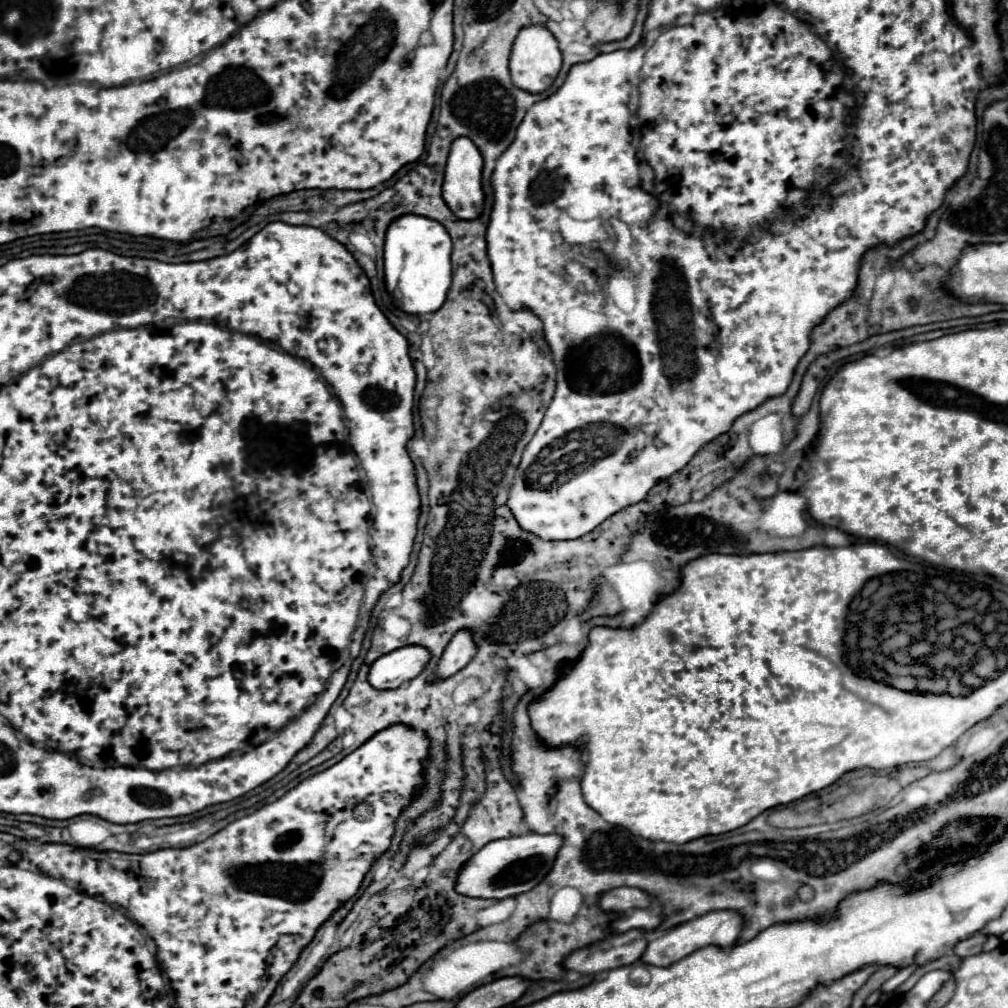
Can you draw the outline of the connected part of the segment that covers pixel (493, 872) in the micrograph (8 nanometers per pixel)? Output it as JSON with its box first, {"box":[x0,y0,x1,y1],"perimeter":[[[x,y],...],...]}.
{"box":[457,833,563,899],"perimeter":[[[527,833],[519,837],[491,841],[489,845],[485,845],[485,849],[475,853],[461,867],[461,873],[457,877],[457,891],[467,897],[483,897],[483,899],[507,899],[527,893],[549,875],[561,847],[563,847],[561,835],[541,835],[541,833]]]}

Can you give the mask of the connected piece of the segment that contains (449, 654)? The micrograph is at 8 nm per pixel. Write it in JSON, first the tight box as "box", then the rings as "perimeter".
{"box":[435,629,477,679],"perimeter":[[[471,629],[457,631],[453,635],[453,639],[449,641],[449,645],[447,645],[439,665],[437,665],[435,677],[437,679],[445,679],[445,677],[455,675],[459,669],[463,669],[473,659],[475,653],[477,653],[477,645],[473,641]]]}

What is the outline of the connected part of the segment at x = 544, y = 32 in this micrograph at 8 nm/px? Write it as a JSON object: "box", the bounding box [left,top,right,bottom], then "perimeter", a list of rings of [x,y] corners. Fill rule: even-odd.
{"box":[509,25,561,93],"perimeter":[[[545,25],[523,27],[513,43],[509,69],[511,69],[513,83],[519,89],[525,89],[529,93],[541,93],[541,91],[549,89],[553,85],[559,69],[561,69],[561,53],[559,53],[557,39],[553,37],[553,33]]]}

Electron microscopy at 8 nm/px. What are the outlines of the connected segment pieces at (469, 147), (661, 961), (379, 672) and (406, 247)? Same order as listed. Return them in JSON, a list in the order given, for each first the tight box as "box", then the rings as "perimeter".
[{"box":[443,137,483,219],"perimeter":[[[457,137],[451,143],[451,151],[447,157],[443,199],[459,219],[473,219],[473,217],[479,217],[479,213],[481,213],[481,207],[483,207],[481,169],[483,169],[483,157],[481,157],[479,149],[473,145],[473,141],[469,137]]]},{"box":[643,911,743,967],"perimeter":[[[711,911],[711,913],[705,913],[701,917],[695,917],[687,923],[681,923],[677,927],[673,927],[671,931],[667,931],[665,935],[661,935],[659,939],[653,939],[645,953],[643,953],[643,963],[649,963],[649,965],[657,965],[657,967],[669,967],[677,961],[681,961],[683,957],[691,955],[693,951],[701,949],[701,947],[707,947],[707,945],[719,945],[719,947],[729,947],[733,945],[739,935],[741,935],[741,929],[743,929],[743,913],[739,911]]]},{"box":[369,645,431,689],"perimeter":[[[407,645],[407,647],[395,649],[395,651],[391,651],[391,653],[379,657],[379,659],[371,665],[369,683],[371,683],[375,689],[397,689],[397,687],[403,685],[405,681],[415,679],[415,677],[425,669],[425,665],[429,663],[429,659],[431,659],[429,649],[425,649],[425,647],[421,647],[421,645]]]},{"box":[385,213,451,315],"perimeter":[[[407,213],[397,217],[385,233],[385,285],[389,293],[401,293],[401,311],[427,315],[437,311],[451,285],[451,237],[447,229],[429,217]]]}]

